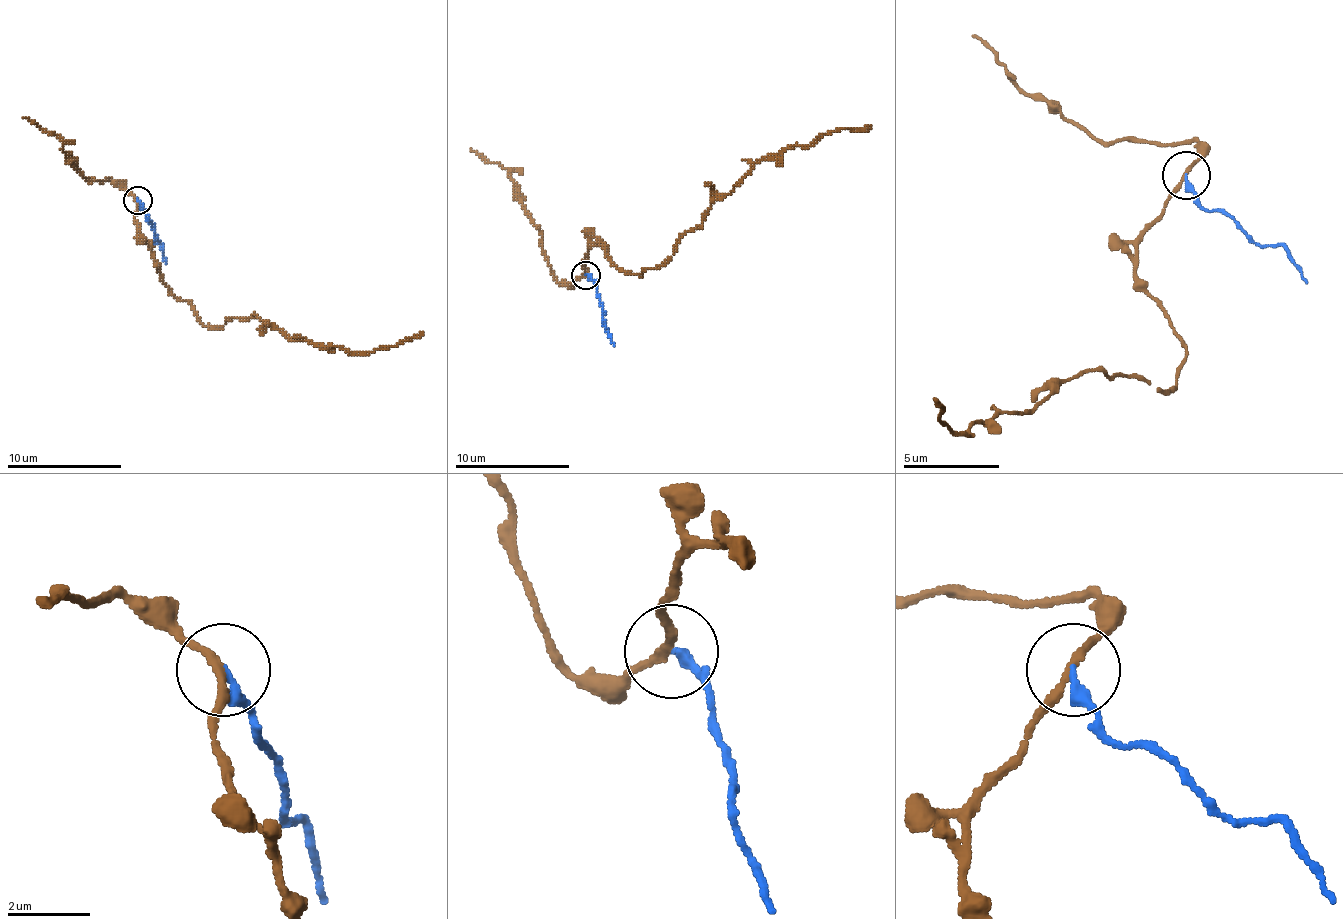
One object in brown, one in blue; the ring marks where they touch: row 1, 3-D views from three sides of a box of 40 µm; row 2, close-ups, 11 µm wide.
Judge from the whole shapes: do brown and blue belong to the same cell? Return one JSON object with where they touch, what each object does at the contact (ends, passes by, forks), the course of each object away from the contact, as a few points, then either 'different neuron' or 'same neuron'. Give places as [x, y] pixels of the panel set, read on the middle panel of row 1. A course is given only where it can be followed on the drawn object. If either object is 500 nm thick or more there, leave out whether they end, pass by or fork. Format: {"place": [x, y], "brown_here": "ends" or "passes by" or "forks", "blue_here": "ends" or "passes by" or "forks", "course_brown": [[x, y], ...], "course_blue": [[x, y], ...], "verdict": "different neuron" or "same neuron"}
{"place": [586, 275], "brown_here": "passes by", "blue_here": "ends", "course_brown": [[585, 274], [585, 254], [594, 246], [631, 274], [654, 268], [762, 160], [871, 126]], "course_blue": [[585, 274], [597, 286], [605, 331], [614, 346]], "verdict": "different neuron"}

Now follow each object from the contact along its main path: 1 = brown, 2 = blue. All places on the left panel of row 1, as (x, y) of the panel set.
1: (137, 201), (137, 232), (160, 278), (206, 326), (257, 315), (291, 341), (366, 352), (397, 346), (423, 332)
2: (137, 201), (149, 218), (154, 241), (157, 241), (166, 263)

